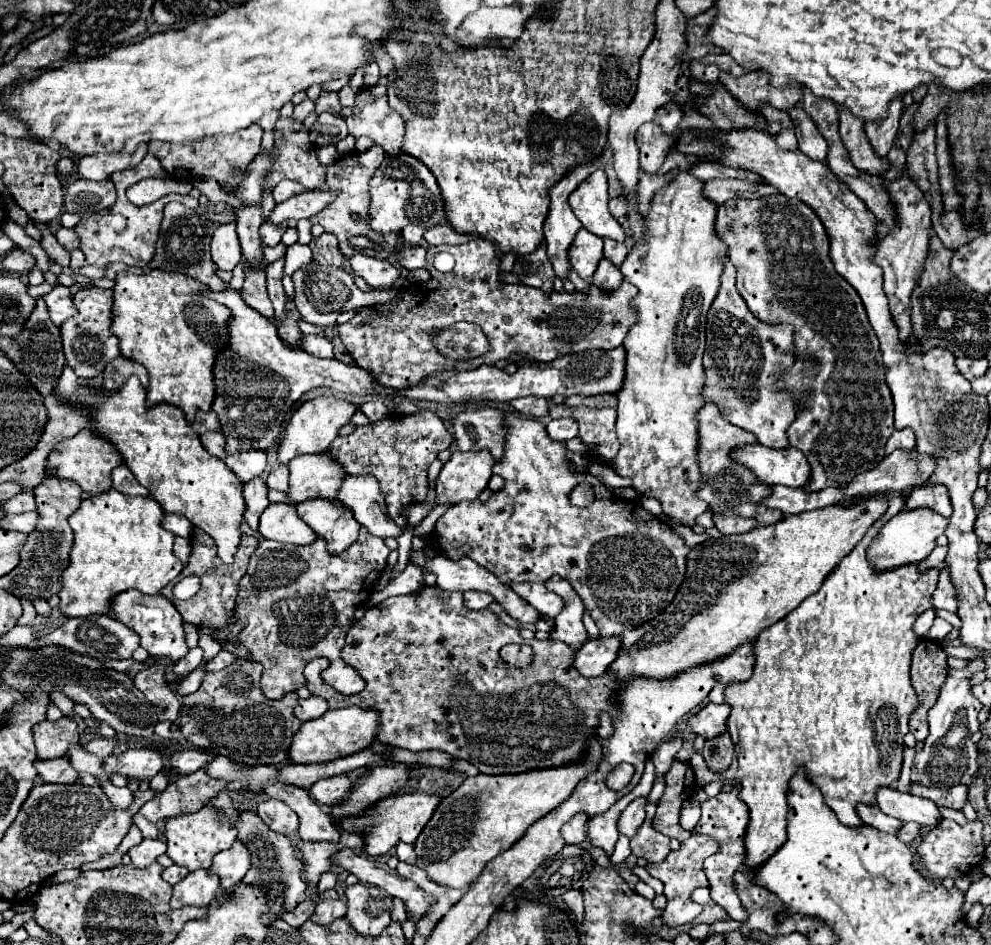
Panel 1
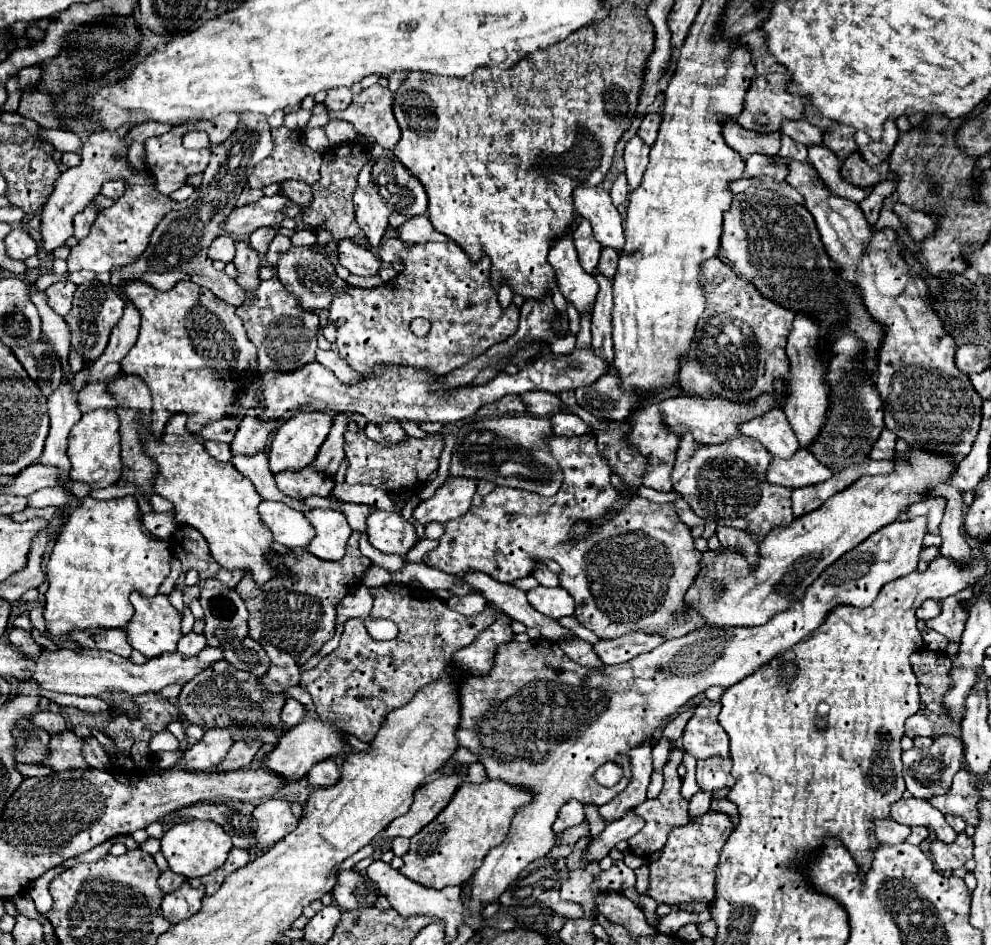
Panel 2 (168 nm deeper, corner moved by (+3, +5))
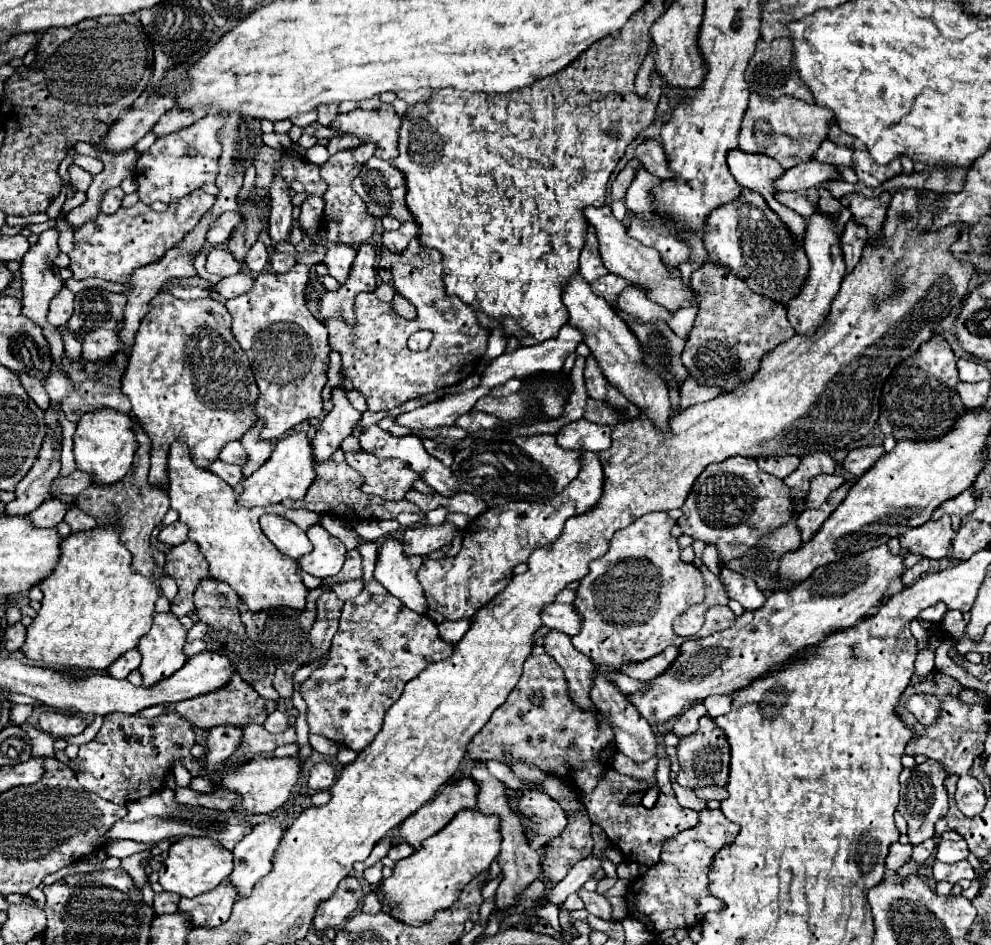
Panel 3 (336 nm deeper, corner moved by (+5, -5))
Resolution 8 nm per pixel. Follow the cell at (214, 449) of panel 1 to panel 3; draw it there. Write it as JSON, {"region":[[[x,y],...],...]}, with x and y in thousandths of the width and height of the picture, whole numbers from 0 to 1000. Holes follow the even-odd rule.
{"region":[[[217,487],[211,497],[215,502],[219,502],[221,506],[225,506],[233,516],[237,516],[243,508],[245,508],[245,499],[243,499],[243,493],[235,493],[235,491],[227,491],[223,487]]]}

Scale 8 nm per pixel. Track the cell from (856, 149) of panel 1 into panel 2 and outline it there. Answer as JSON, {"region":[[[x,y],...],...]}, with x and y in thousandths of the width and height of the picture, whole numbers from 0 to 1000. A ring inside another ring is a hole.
{"region":[[[867,161],[859,163],[859,165],[851,171],[849,186],[851,186],[855,193],[859,193],[859,195],[863,195],[863,197],[867,197],[867,199],[881,199],[881,197],[889,190],[887,182],[885,182],[883,178],[875,176],[875,174],[871,171],[871,165],[869,165]]]}

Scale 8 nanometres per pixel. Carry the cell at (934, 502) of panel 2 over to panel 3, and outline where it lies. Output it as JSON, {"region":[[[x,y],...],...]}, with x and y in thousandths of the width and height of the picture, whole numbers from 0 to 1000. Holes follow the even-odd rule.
{"region":[[[952,546],[950,550],[937,550],[931,557],[915,561],[907,574],[909,582],[915,582],[919,586],[927,586],[931,590],[950,593],[960,586],[960,574],[964,569],[964,563],[960,559],[960,548]]]}

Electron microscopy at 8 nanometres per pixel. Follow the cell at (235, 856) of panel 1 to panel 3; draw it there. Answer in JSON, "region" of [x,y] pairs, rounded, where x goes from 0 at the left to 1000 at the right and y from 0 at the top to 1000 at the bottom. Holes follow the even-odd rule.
{"region":[[[225,931],[219,940],[197,948],[183,950],[181,963],[191,969],[193,982],[217,982],[231,974],[233,959],[237,954],[237,942],[231,931]]]}

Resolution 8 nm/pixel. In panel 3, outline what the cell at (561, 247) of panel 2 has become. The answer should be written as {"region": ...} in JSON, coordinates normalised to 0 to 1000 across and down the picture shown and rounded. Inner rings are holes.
{"region":[[[580,290],[570,303],[568,322],[574,330],[574,343],[590,353],[590,364],[594,366],[596,375],[604,383],[608,398],[615,402],[615,406],[621,408],[637,428],[649,434],[663,455],[675,457],[675,442],[677,442],[675,413],[667,402],[667,398],[649,385],[649,377],[647,377],[649,372],[643,364],[643,358],[633,347],[633,343],[625,337],[625,332],[617,326],[617,322],[600,313],[586,290]]]}

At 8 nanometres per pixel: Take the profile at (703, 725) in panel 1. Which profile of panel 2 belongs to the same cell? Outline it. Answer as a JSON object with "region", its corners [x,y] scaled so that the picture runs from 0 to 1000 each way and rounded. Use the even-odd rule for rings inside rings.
{"region":[[[709,741],[701,749],[701,756],[697,758],[697,762],[691,768],[691,775],[689,775],[689,794],[699,798],[703,804],[715,802],[715,800],[736,800],[736,781],[734,781],[734,775],[724,764],[726,751],[728,751],[726,743]]]}

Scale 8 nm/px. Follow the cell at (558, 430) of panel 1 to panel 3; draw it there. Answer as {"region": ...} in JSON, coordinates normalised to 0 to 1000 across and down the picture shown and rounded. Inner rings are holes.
{"region":[[[590,442],[568,451],[562,459],[562,468],[570,476],[596,476],[606,478],[617,470],[617,451],[598,449]]]}

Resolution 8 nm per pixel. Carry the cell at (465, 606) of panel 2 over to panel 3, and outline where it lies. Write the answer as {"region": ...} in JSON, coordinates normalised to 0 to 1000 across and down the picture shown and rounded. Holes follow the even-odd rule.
{"region":[[[449,656],[447,660],[443,660],[445,677],[455,679],[455,681],[461,681],[471,667],[473,667],[473,656],[459,656],[459,658]]]}

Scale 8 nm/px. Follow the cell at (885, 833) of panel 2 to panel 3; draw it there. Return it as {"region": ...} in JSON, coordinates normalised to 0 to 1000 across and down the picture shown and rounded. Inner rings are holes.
{"region":[[[903,891],[901,897],[897,897],[895,923],[905,923],[913,912],[917,912],[917,908],[919,908],[919,897],[917,897],[917,893],[907,893],[907,891]]]}

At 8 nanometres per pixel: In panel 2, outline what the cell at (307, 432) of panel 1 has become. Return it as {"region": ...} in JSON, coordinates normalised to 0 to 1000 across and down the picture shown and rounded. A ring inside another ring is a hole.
{"region":[[[300,436],[296,442],[288,444],[284,449],[284,453],[280,455],[275,468],[273,468],[273,474],[271,474],[271,495],[275,502],[284,499],[284,497],[304,497],[308,495],[310,491],[316,489],[316,485],[320,483],[324,470],[328,468],[332,455],[336,451],[336,440],[330,438],[330,436]]]}

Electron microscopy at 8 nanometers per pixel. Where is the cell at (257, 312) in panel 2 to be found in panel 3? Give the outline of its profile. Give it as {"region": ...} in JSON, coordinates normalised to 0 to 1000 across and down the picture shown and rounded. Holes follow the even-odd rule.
{"region":[[[326,256],[318,258],[318,267],[314,269],[304,269],[300,273],[300,279],[288,288],[288,290],[261,290],[257,294],[257,301],[251,309],[233,315],[227,320],[231,332],[235,334],[233,351],[245,372],[249,375],[259,408],[261,408],[261,423],[257,428],[257,438],[259,444],[267,447],[265,453],[265,463],[267,466],[280,466],[284,463],[290,455],[296,451],[304,449],[306,444],[314,444],[324,440],[326,436],[326,423],[324,423],[324,413],[330,406],[330,387],[332,387],[332,360],[330,360],[330,347],[324,343],[308,324],[308,303],[312,298],[312,281],[324,279],[328,273],[330,260]]]}

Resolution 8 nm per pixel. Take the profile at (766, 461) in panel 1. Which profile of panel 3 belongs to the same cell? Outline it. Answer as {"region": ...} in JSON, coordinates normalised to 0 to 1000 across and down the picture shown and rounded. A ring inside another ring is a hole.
{"region":[[[824,504],[818,508],[818,521],[812,529],[814,538],[826,538],[837,525],[839,521],[843,521],[845,516],[849,516],[849,512],[853,512],[853,506],[851,504]]]}

